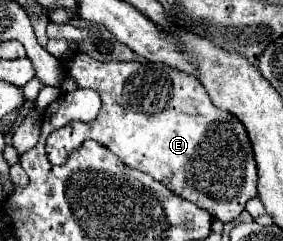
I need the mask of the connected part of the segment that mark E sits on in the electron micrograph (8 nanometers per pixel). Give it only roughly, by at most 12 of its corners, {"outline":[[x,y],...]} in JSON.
{"outline":[[156,62],[64,72],[92,124],[48,136],[52,164],[96,140],[224,224],[258,194],[246,128]]}

